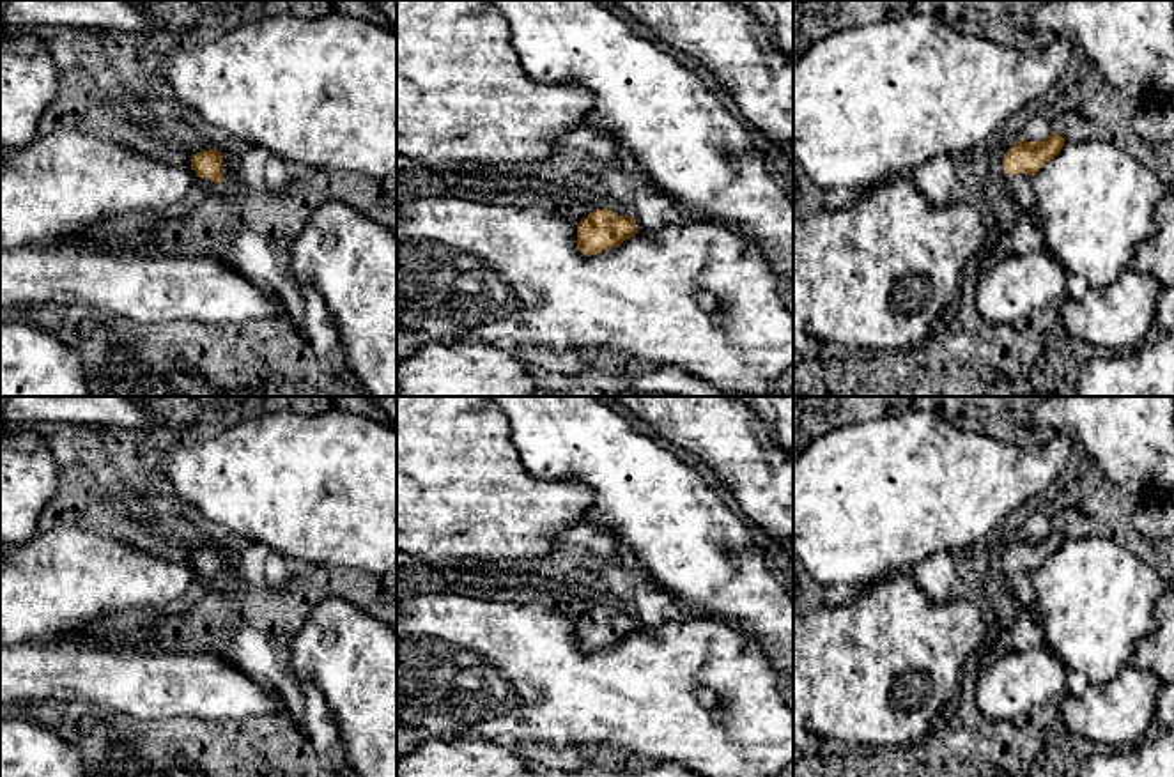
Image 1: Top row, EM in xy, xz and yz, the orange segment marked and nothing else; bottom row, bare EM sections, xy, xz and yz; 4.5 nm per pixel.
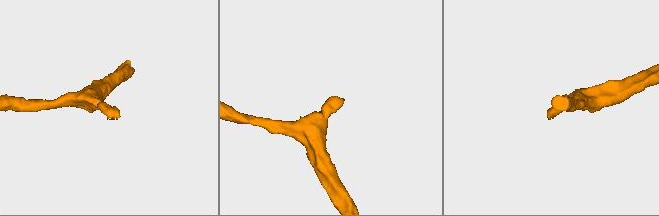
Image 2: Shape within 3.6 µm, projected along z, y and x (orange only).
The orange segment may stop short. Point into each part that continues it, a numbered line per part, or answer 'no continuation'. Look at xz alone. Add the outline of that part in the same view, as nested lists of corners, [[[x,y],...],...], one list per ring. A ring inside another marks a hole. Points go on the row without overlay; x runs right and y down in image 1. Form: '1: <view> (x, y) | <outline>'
no continuation

